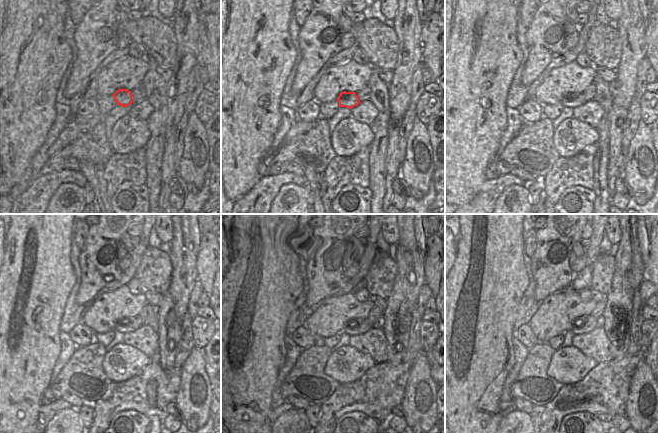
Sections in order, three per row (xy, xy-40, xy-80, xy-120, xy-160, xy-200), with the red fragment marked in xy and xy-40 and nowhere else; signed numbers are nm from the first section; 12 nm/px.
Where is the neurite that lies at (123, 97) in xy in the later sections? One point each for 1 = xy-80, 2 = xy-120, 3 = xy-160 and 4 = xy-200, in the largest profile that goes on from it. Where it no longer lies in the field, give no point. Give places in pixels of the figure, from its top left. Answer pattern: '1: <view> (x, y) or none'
1: xy-80 (572, 100)
2: xy-120 (125, 325)
3: xy-160 (364, 325)
4: xy-200 (589, 323)

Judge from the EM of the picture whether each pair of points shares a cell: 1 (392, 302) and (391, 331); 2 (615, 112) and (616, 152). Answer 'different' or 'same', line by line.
1: same
2: same

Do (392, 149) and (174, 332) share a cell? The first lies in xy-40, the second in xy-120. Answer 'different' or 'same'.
same

